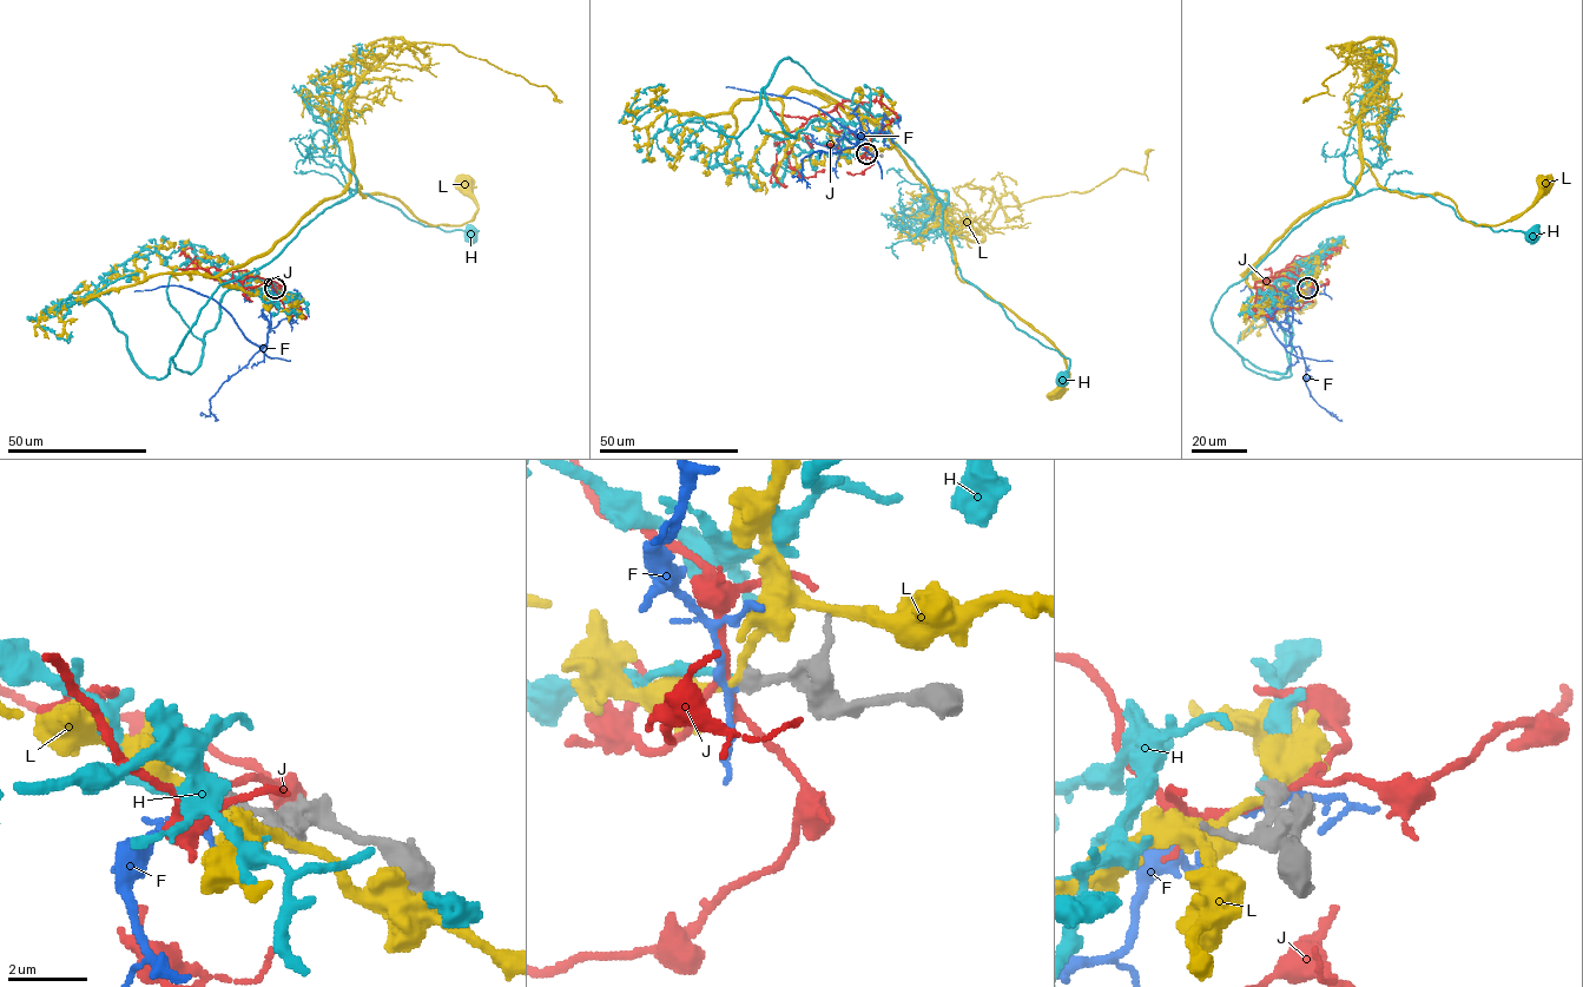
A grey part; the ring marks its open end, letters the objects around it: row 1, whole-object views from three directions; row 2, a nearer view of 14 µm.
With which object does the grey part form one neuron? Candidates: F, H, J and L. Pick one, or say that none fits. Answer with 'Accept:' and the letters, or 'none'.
Accept: H

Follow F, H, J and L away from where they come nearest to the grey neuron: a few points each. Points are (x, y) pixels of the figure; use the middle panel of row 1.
F: (866, 155), (861, 135), (803, 102), (726, 86)
H: (866, 153), (830, 120), (783, 129), (765, 87), (784, 59), (914, 162), (961, 275), (1069, 361), (1064, 380)
J: (866, 155), (839, 113), (812, 116), (787, 135), (784, 143), (787, 158), (802, 176), (824, 170)
L: (866, 153), (862, 123), (811, 91), (896, 147), (945, 209), (957, 276), (1062, 355), (1057, 390)

